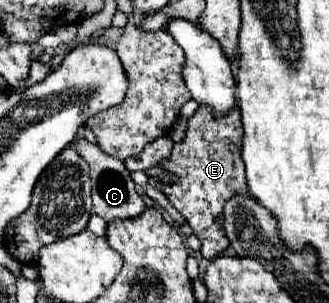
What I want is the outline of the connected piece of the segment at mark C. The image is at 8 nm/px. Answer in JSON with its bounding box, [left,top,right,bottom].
[71,139,145,223]

